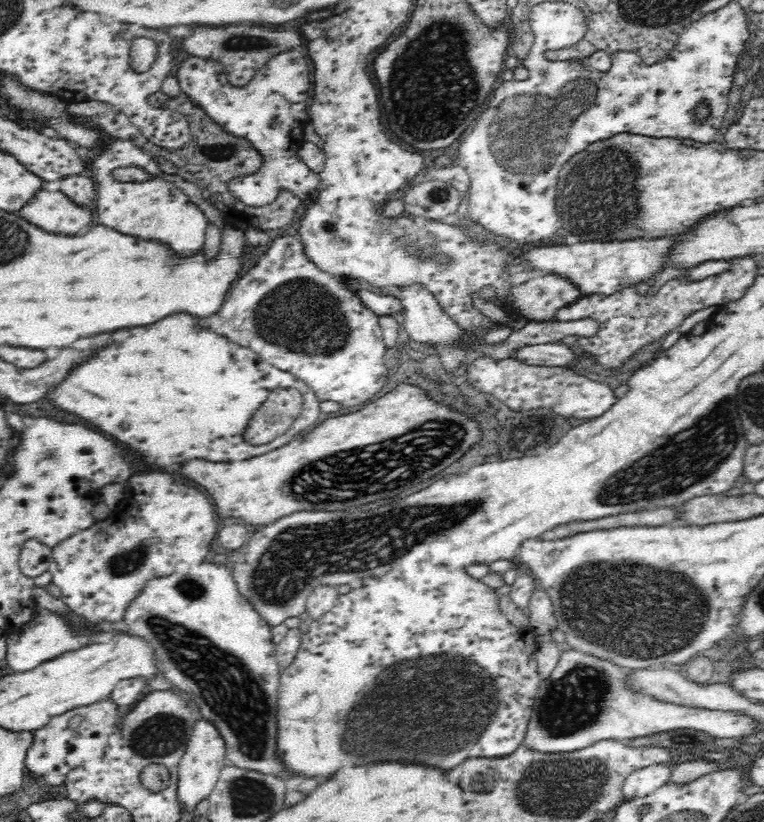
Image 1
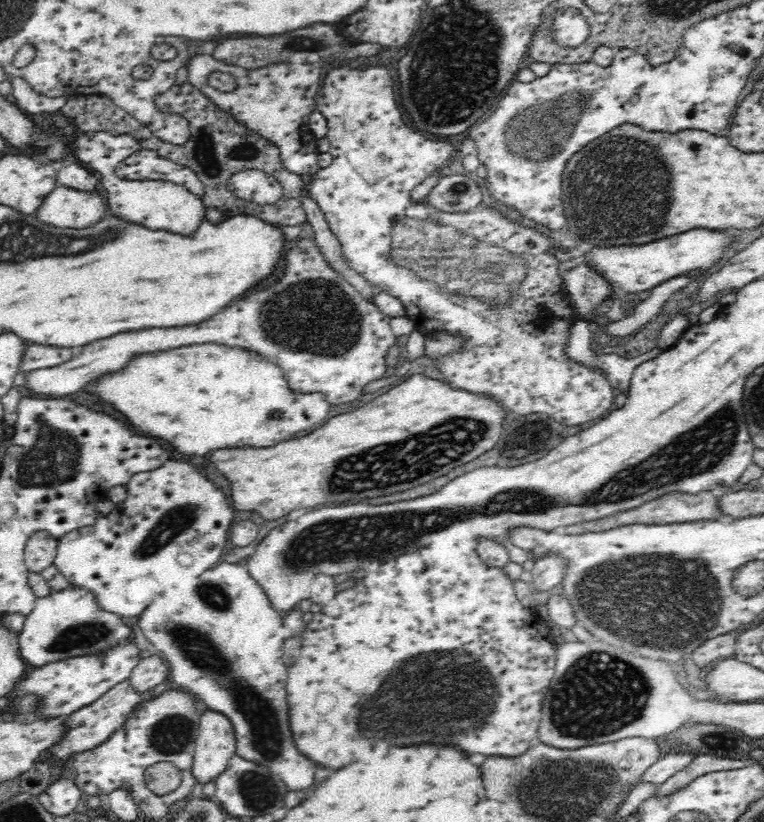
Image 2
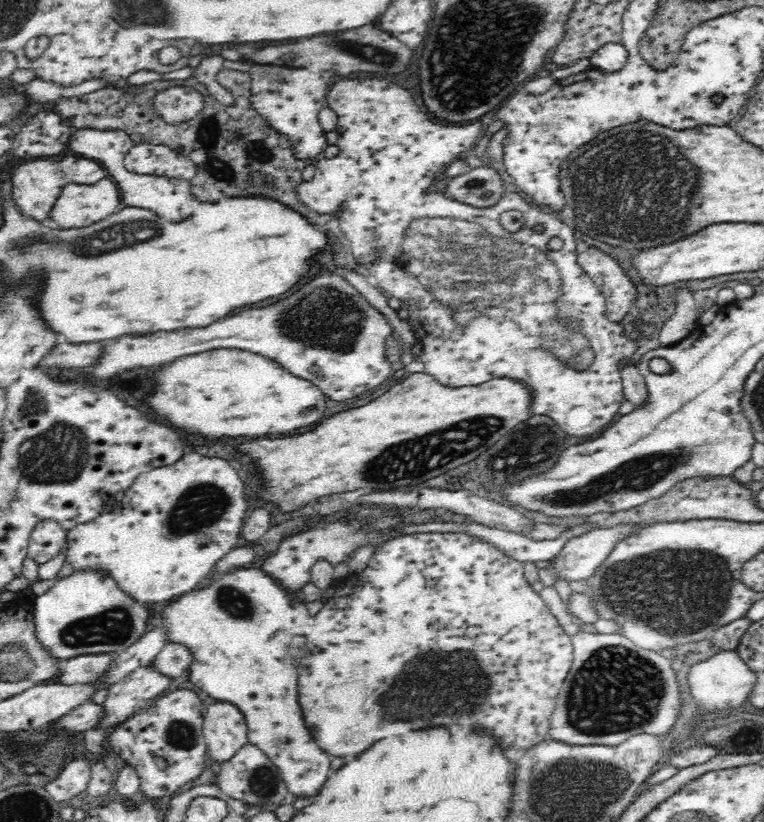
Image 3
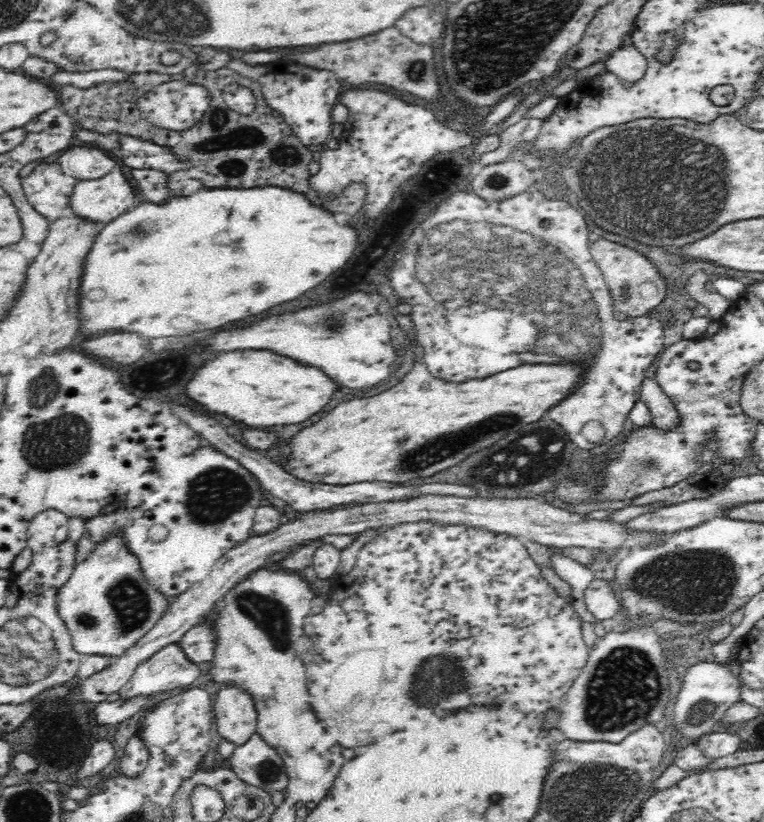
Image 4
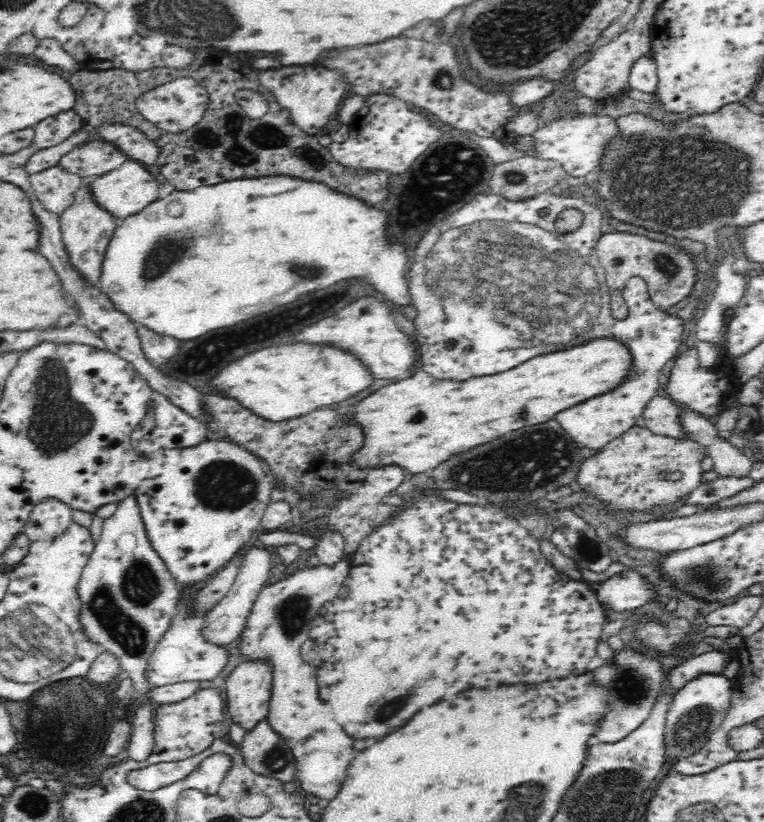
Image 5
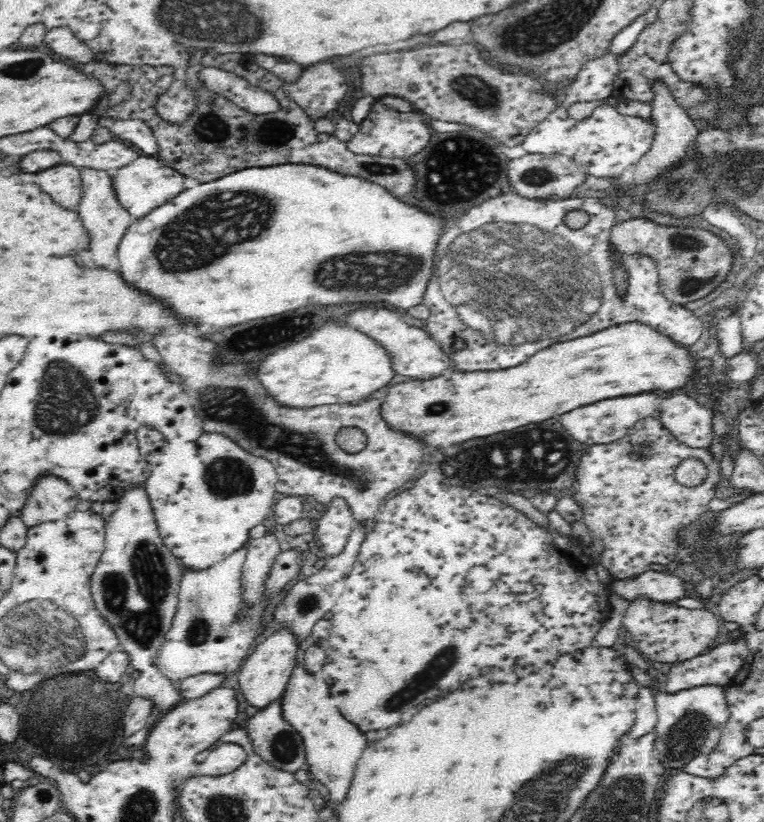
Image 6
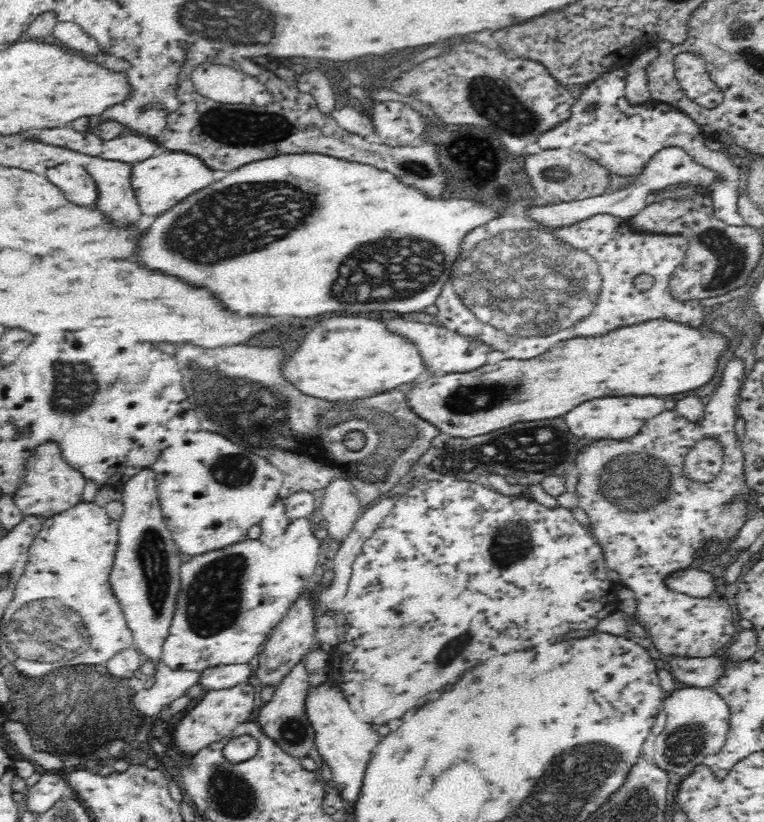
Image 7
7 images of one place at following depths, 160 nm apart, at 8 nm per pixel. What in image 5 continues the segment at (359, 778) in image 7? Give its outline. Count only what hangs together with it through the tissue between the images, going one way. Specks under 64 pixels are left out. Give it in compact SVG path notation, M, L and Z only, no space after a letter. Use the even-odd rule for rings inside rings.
M345 553L334 566L322 564L316 568L300 567L294 574L262 588L238 644L242 660L272 661L274 684L267 718L282 737L290 740L298 767L295 781L300 791L306 797L312 794L329 801L340 792L348 766L356 758L354 738L346 734L332 716L328 716L331 714L330 708L326 706L328 702L320 698L316 669L308 663L304 664L300 650L309 639L310 622L320 616L326 602L338 596L353 566L350 558L352 554Z

